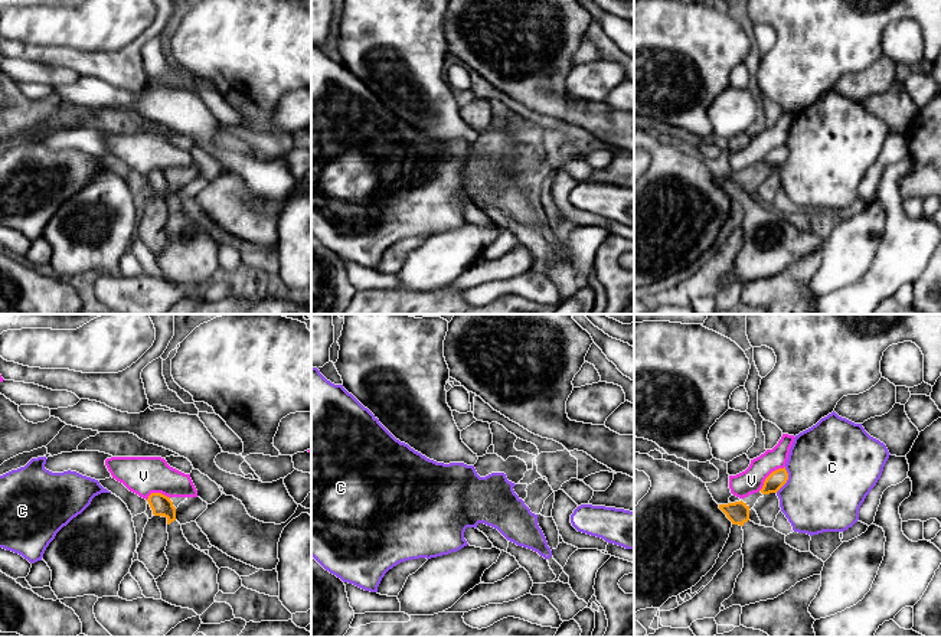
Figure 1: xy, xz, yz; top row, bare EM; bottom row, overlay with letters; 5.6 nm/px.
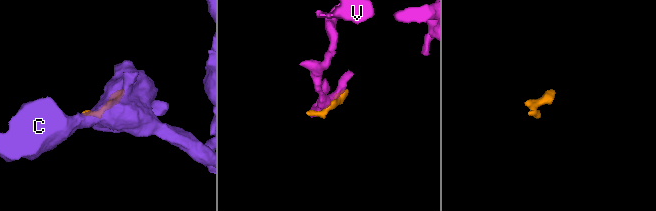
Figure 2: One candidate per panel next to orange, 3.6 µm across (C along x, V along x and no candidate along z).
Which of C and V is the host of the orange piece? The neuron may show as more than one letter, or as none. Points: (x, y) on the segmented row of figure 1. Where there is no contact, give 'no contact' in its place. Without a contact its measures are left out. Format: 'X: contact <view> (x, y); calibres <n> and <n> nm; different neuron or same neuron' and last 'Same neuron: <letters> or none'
C: contact yz (787, 479); calibres 100 and 480 nm; different neuron
V: contact yz (768, 476); calibres 100 and 140 nm; different neuron
Same neuron: none

